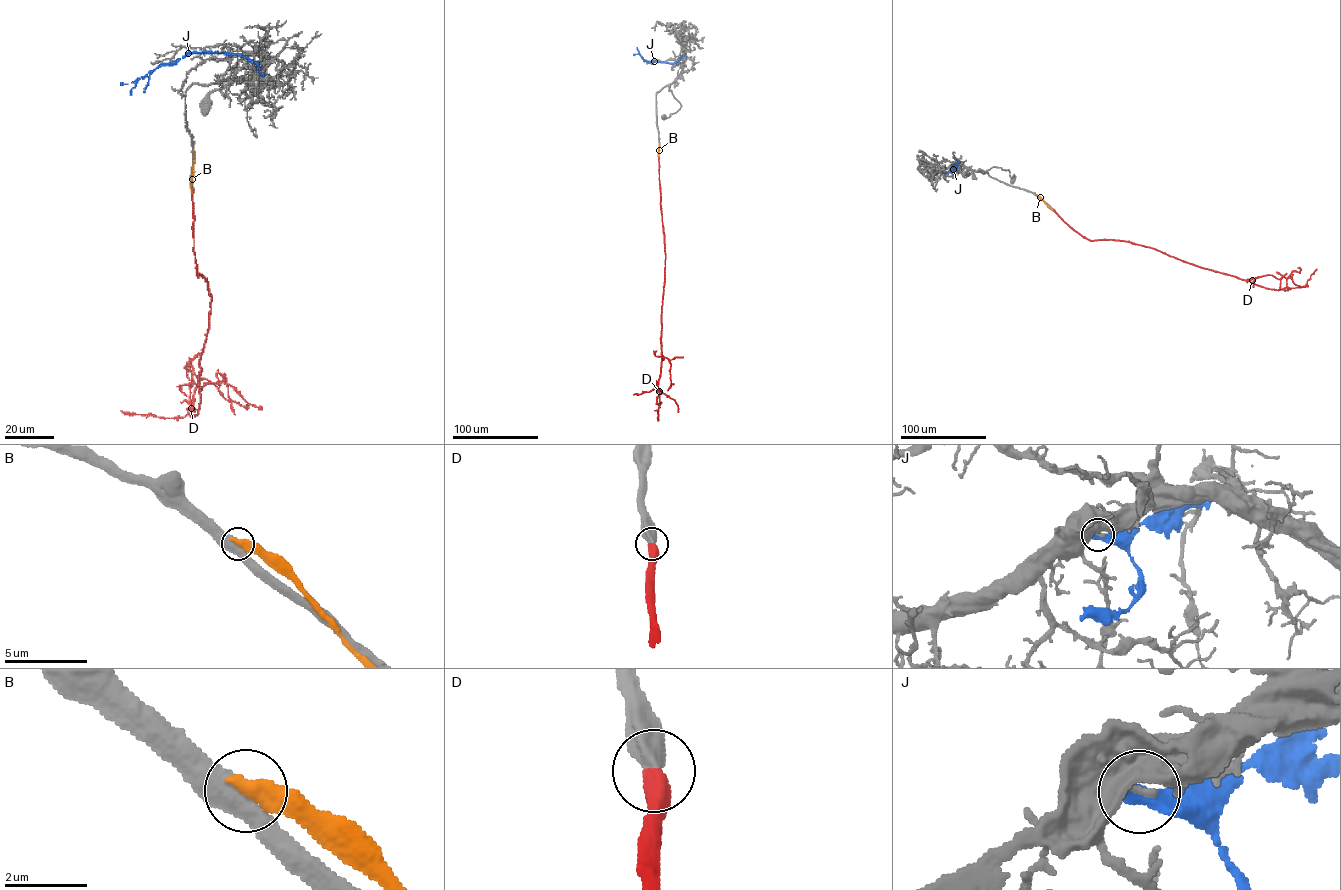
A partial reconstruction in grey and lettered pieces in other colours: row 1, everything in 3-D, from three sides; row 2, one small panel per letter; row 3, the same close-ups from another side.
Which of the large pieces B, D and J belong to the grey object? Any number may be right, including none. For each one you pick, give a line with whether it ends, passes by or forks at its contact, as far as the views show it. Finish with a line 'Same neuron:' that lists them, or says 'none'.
D: It ends there
Same neuron: D

